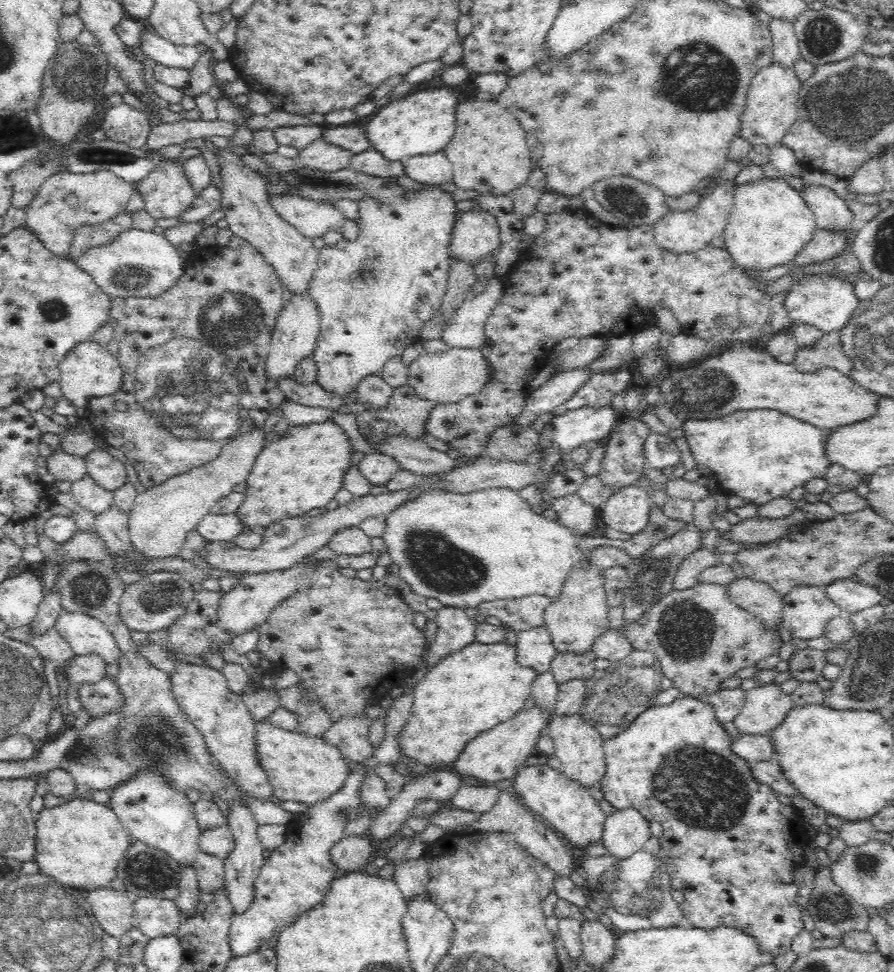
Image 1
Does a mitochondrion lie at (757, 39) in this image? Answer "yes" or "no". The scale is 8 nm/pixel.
no

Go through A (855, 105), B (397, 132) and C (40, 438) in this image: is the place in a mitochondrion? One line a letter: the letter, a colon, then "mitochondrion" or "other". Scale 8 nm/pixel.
A: mitochondrion
B: other
C: other

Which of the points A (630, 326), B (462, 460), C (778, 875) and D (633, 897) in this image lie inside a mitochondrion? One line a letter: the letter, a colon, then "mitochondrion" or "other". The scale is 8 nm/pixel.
A: other
B: other
C: other
D: mitochondrion

